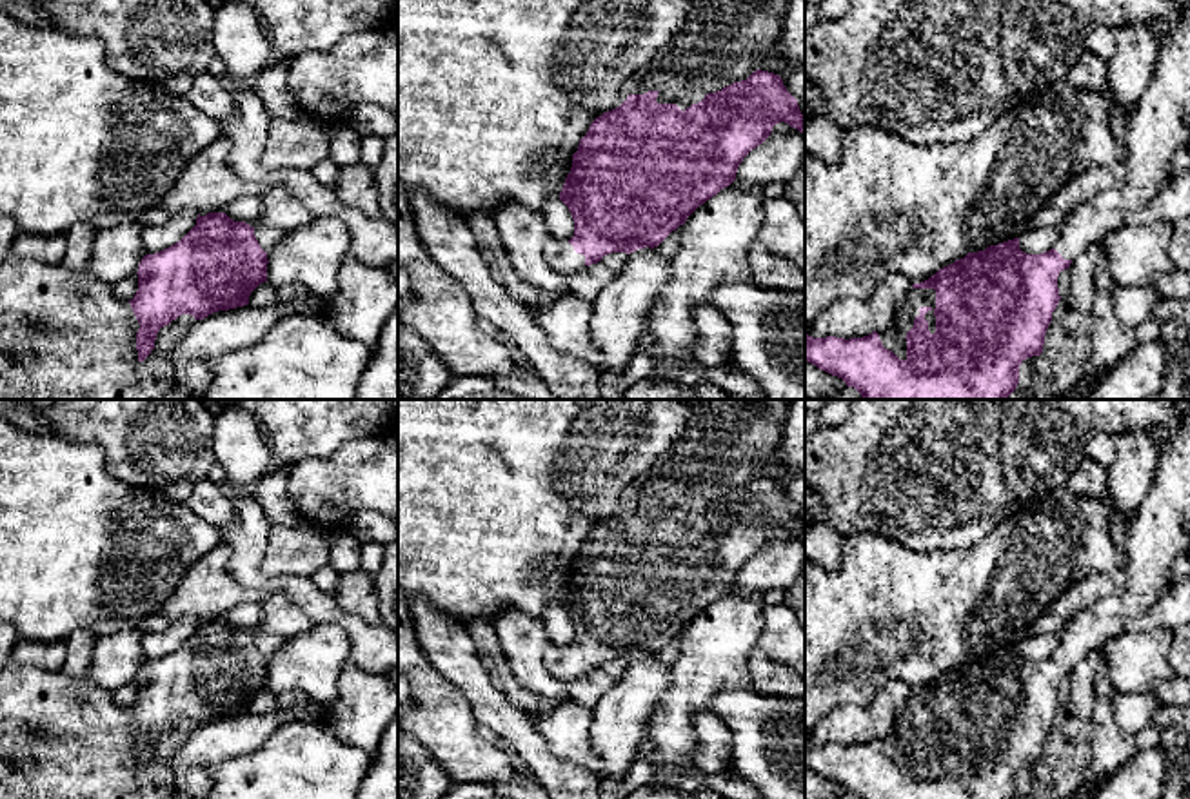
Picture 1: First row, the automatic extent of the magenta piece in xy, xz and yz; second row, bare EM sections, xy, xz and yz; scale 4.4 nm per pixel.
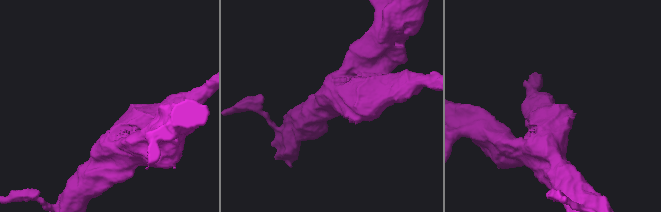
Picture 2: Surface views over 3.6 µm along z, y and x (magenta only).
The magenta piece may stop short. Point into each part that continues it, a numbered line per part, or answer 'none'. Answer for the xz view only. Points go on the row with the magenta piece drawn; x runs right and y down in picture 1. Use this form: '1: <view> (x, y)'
1: xz (560, 256)

